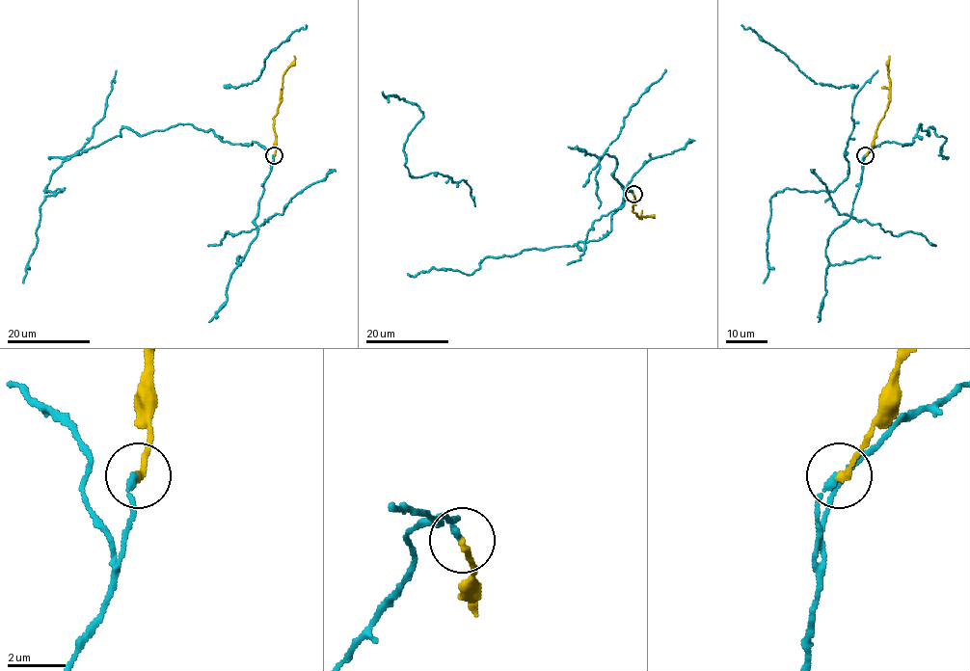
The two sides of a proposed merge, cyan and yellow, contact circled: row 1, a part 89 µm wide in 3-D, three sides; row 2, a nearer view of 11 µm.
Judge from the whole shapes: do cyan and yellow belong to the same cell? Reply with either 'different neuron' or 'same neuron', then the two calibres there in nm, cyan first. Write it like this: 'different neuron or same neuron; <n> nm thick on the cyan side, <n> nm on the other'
same neuron; 190 nm thick on the cyan side, 220 nm on the other

